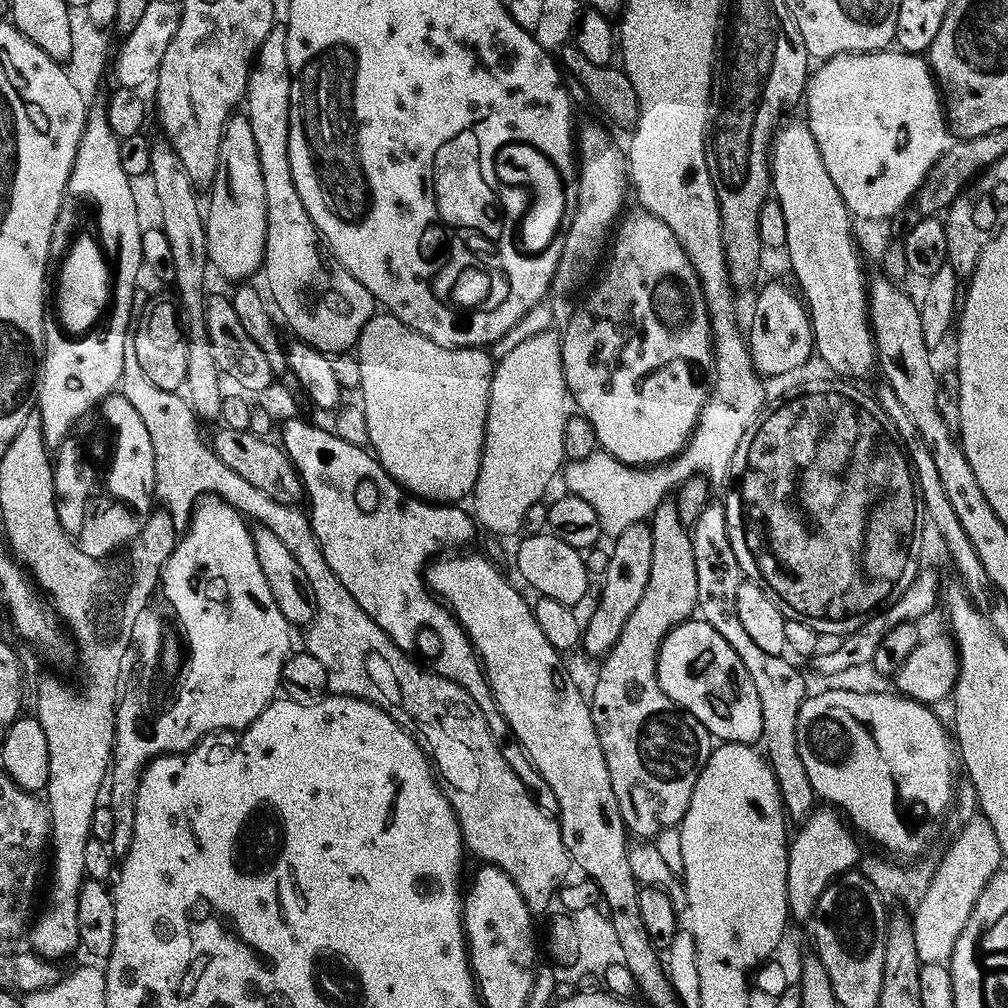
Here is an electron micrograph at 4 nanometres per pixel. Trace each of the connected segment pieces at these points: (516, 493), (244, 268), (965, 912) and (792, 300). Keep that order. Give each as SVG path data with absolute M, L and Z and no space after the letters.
M548 331L525 342L495 365L492 373L490 406L484 435L484 453L474 493L474 515L479 527L496 536L512 536L523 529L526 513L545 499L548 487L557 482L566 464L564 435L570 417L570 393L564 363L562 340L555 331Z
M247 115L232 116L224 127L220 164L210 193L212 200L205 217L209 261L215 271L217 269L234 284L249 281L258 270L263 269L268 237L268 207L258 144Z
M979 818L970 822L957 838L937 865L933 884L914 916L918 954L923 965L951 963L958 938L965 932L978 898L984 893L986 885L1001 871L1002 863L1006 860L1001 843L998 842L998 834L994 834L988 820Z
M768 284L756 300L756 309L752 312L750 347L752 360L761 377L788 376L806 367L808 359L813 359L816 339L812 337L812 318L805 301L793 292L784 284Z

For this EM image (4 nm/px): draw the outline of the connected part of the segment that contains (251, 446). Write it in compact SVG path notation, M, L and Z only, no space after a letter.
M227 428L220 430L214 440L212 439L212 447L224 465L276 501L293 506L301 505L305 501L304 484L283 447L277 443L274 445L273 441L260 438L250 431L234 431Z

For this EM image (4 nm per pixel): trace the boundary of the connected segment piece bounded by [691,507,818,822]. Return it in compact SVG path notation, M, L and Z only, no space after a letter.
M723 507L711 509L710 514L699 520L691 533L696 569L698 570L698 612L699 615L742 658L750 678L754 678L754 686L758 689L758 698L762 698L764 711L764 739L768 744L766 759L772 765L772 773L780 787L780 796L784 800L787 815L793 821L803 822L812 817L818 807L818 797L810 782L810 774L806 774L806 766L802 762L802 754L798 746L798 714L800 707L810 695L804 676L784 656L766 654L746 634L746 626L742 626L742 618L736 613L736 595L742 583L742 573L738 566L738 558L734 554L734 546L730 542L728 518Z

